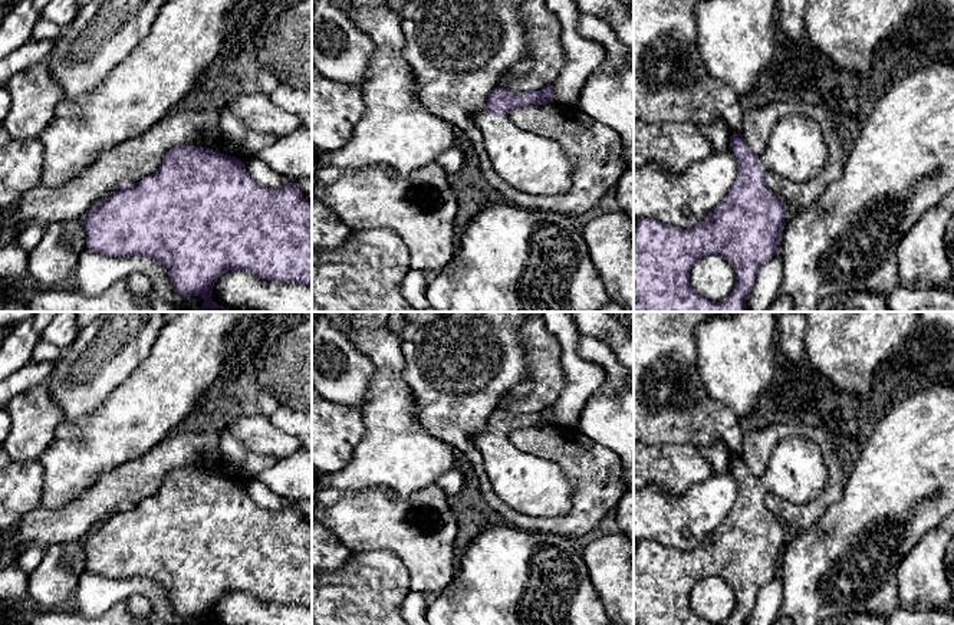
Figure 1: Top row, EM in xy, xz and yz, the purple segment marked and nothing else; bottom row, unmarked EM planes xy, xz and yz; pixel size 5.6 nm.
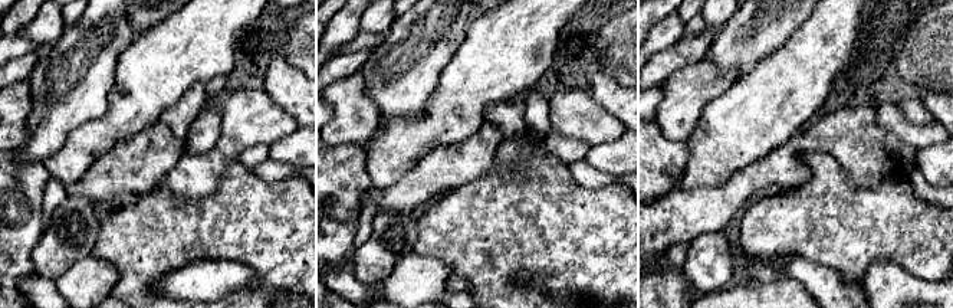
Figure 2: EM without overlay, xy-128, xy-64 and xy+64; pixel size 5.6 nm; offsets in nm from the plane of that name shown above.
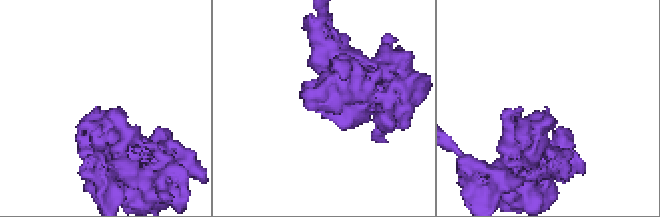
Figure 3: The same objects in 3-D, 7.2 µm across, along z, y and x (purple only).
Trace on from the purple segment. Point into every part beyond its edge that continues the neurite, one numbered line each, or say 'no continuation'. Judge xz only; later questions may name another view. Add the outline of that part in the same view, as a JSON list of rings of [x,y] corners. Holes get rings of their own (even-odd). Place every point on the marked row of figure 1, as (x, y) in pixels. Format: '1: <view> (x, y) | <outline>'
1: xz (529, 163) | [[[478,115],[484,147],[494,171],[532,195],[557,195],[573,184],[573,161],[552,139],[526,132],[509,115]]]

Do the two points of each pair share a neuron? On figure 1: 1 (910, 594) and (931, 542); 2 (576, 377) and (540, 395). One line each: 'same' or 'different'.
1: same
2: different

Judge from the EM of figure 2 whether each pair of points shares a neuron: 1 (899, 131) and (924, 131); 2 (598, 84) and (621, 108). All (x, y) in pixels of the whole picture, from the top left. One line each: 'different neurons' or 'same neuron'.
1: same neuron
2: same neuron

